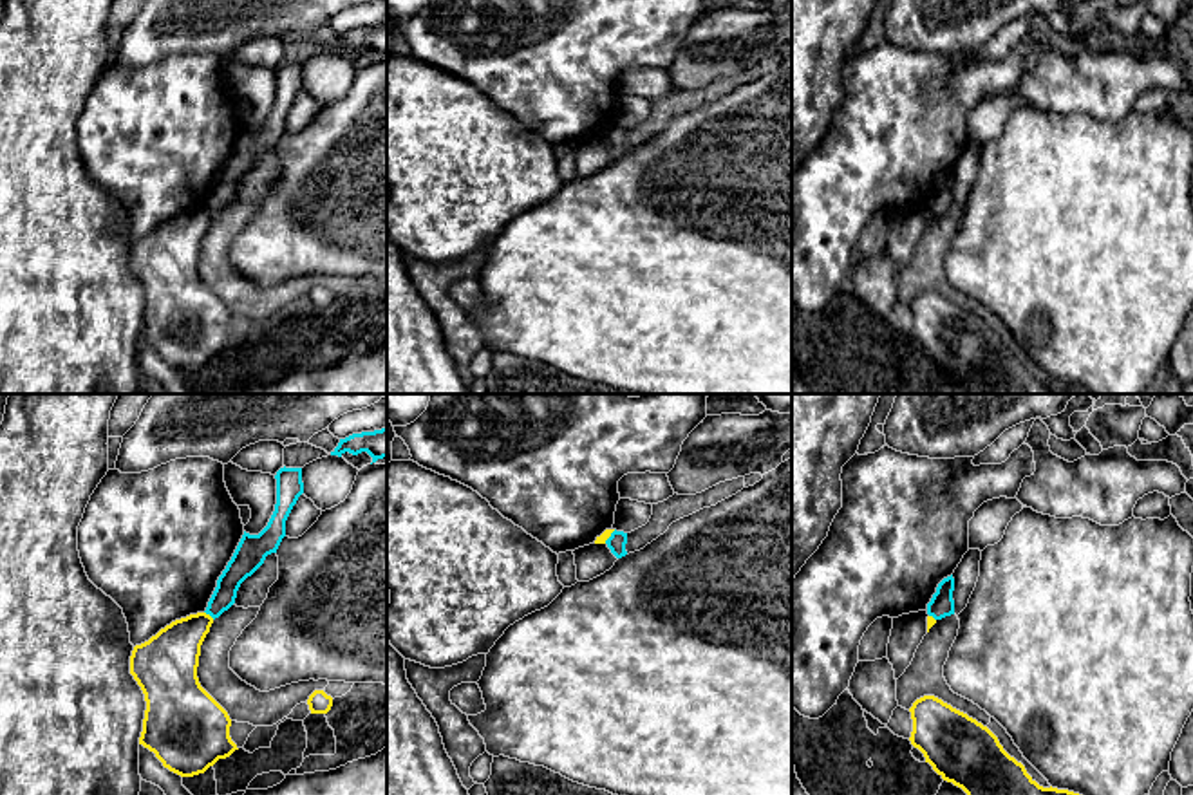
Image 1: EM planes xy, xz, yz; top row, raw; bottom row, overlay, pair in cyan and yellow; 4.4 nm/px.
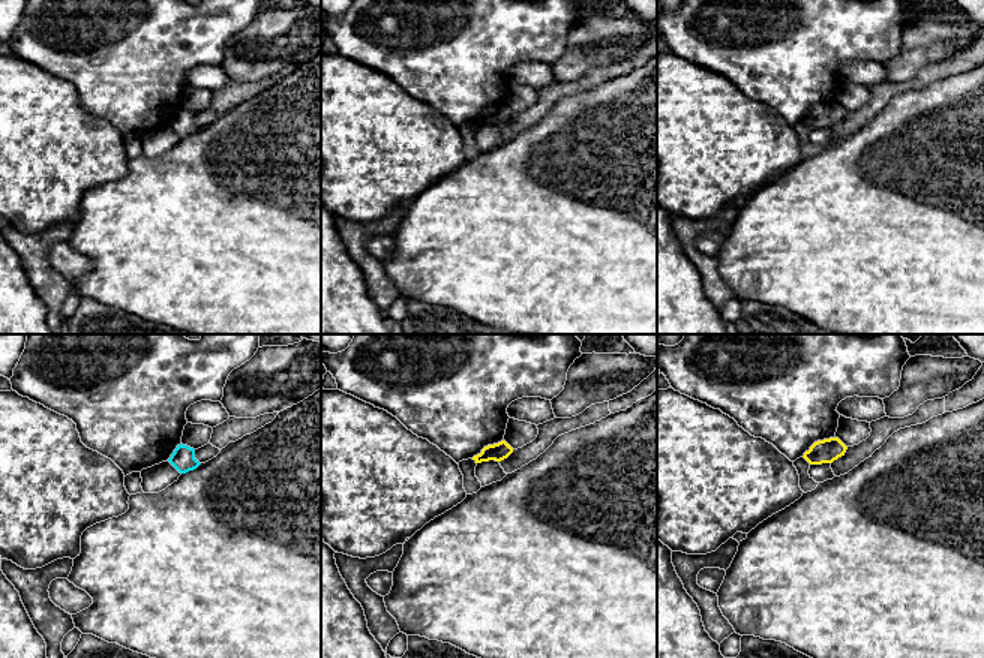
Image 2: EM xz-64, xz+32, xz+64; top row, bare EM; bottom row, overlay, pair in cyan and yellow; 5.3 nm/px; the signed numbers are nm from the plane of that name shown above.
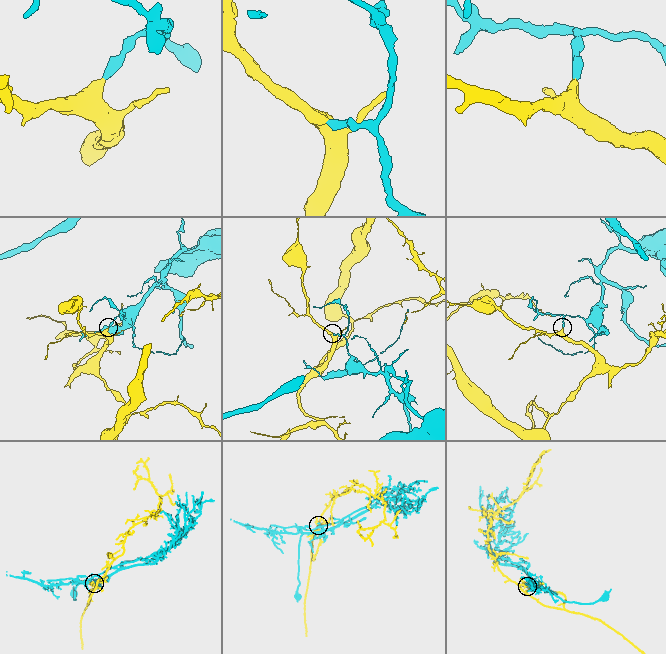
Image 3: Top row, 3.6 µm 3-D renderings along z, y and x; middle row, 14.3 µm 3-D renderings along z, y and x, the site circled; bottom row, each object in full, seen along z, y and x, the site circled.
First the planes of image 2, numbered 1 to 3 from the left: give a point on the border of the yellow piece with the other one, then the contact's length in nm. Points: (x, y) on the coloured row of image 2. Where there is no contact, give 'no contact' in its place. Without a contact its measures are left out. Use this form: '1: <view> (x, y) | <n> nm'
1: no contact
2: no contact
3: no contact

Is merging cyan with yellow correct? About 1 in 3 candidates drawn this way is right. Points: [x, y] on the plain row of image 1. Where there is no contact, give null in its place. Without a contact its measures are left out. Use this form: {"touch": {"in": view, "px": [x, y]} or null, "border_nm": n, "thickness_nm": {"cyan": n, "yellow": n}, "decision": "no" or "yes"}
{"touch": {"in": "xy", "px": [210, 210]}, "border_nm": 60, "thickness_nm": {"cyan": 110, "yellow": 240}, "decision": "no"}

